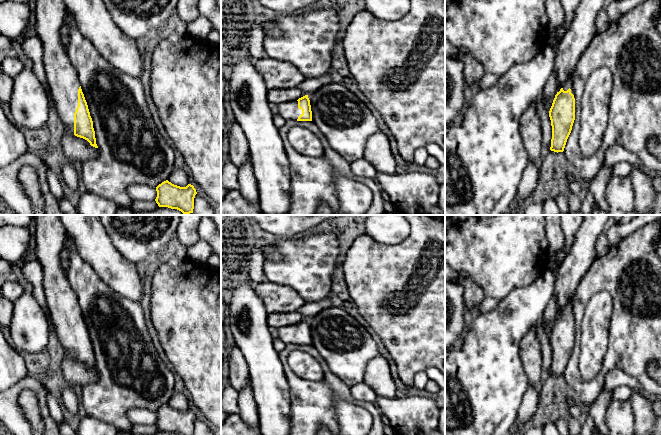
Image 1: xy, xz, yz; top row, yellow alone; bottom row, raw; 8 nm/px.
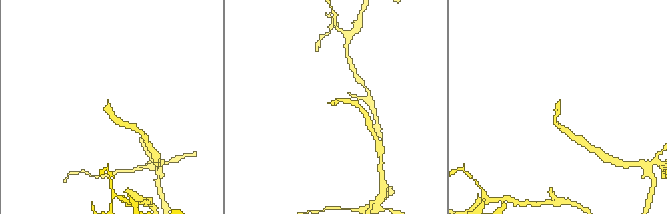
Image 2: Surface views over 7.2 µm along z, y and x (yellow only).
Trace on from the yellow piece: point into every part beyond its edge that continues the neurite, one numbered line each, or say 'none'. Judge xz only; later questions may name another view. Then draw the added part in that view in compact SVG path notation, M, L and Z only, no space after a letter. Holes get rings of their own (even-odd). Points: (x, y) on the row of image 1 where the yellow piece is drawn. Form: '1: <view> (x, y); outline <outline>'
1: xz (289, 111); outline M289 101L278 105L279 115L285 120L297 120L302 114L302 110L298 108L298 101Z

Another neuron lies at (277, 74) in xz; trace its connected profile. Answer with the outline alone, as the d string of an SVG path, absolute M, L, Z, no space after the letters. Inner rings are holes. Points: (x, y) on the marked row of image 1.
M268 56L258 59L255 69L261 74L268 90L295 88L306 79L296 66Z

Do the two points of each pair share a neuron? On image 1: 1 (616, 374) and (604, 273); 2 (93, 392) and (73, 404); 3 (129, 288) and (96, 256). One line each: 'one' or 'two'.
1: two
2: two
3: one

